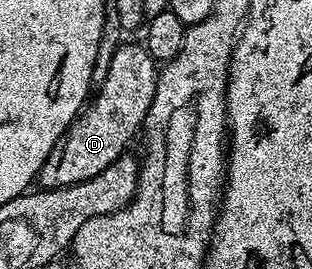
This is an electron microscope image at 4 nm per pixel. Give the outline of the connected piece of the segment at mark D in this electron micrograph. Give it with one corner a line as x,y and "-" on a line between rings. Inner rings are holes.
127,41
117,49
108,77
66,132
60,150
50,155
42,166
41,186
49,189
83,183
88,181
88,177
96,177
96,173
104,173
112,161
127,154
129,147
126,146
133,141
137,131
139,134
143,130
146,114
156,93
159,70
159,64
141,42

